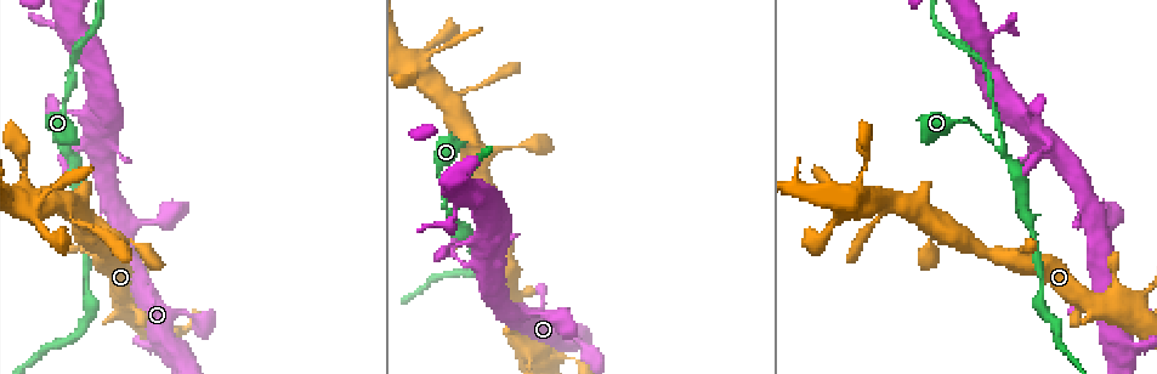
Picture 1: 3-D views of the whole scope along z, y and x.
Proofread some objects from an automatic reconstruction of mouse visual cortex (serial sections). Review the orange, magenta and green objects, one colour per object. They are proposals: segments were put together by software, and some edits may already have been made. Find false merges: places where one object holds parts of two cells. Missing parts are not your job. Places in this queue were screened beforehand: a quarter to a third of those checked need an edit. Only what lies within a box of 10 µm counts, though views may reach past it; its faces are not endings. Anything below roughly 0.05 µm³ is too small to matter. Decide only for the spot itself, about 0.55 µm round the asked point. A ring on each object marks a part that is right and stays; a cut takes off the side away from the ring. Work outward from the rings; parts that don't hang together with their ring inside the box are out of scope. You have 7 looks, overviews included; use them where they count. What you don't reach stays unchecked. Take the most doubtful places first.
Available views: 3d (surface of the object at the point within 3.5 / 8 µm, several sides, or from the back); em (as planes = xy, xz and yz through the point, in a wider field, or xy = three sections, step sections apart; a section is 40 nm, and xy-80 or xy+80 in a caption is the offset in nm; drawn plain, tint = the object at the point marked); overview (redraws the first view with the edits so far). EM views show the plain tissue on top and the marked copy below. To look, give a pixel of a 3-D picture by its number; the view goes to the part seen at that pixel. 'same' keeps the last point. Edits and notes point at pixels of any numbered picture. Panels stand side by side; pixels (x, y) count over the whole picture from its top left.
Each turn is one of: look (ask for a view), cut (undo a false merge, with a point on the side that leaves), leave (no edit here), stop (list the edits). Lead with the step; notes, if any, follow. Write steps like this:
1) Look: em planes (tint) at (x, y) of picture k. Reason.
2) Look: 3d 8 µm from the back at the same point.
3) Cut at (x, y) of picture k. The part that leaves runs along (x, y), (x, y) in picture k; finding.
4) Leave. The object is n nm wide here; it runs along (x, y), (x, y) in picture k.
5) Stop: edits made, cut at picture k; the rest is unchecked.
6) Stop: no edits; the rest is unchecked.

Look: 3d 8 µm at (1000, 151) of picture 1. Two arms in line, one across.

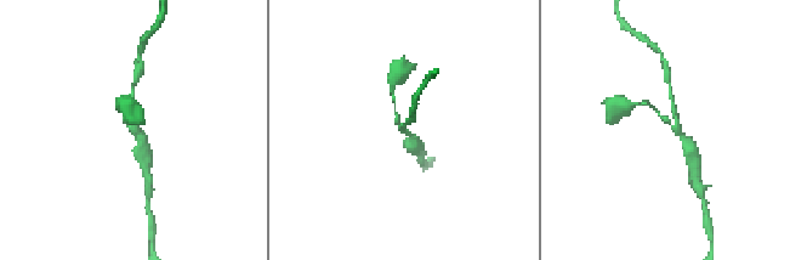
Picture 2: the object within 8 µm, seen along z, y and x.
Look: 3d 3.5 µm at the same point. Closer look.

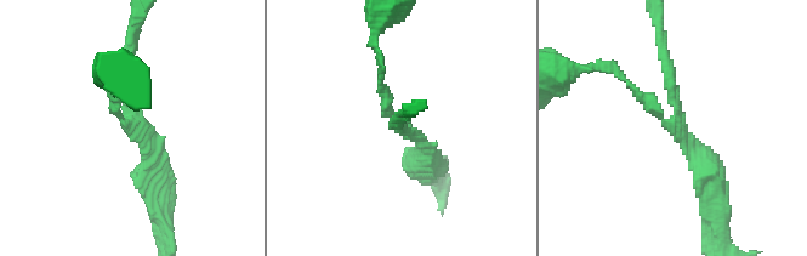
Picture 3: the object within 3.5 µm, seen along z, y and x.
Look: em xy step 3 (tint) at (674, 125) of picture 3. 3 arms meet here; the arms are 100, 150, 300 nm wide.

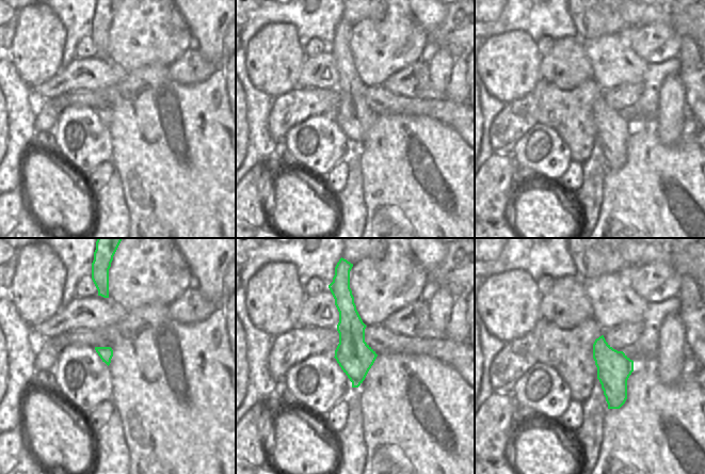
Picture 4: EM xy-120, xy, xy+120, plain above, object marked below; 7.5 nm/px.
Leave. It runs along (621, 78), (678, 130), (715, 189) in picture 3; all the same cell.

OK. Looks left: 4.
Look: 3d 3.5 µm at (1032, 233) of picture 1. A narrow waist.

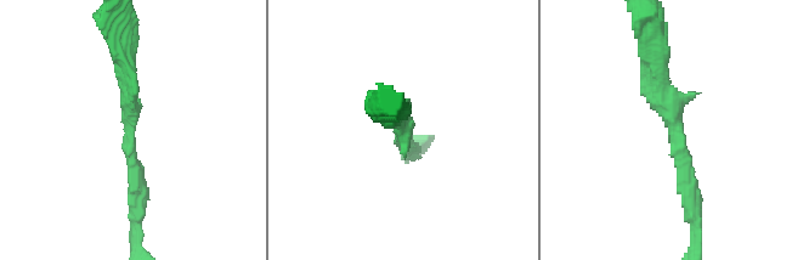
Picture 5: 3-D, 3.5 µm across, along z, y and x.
Look: em planes (tint) at (403, 131) of picture 5.

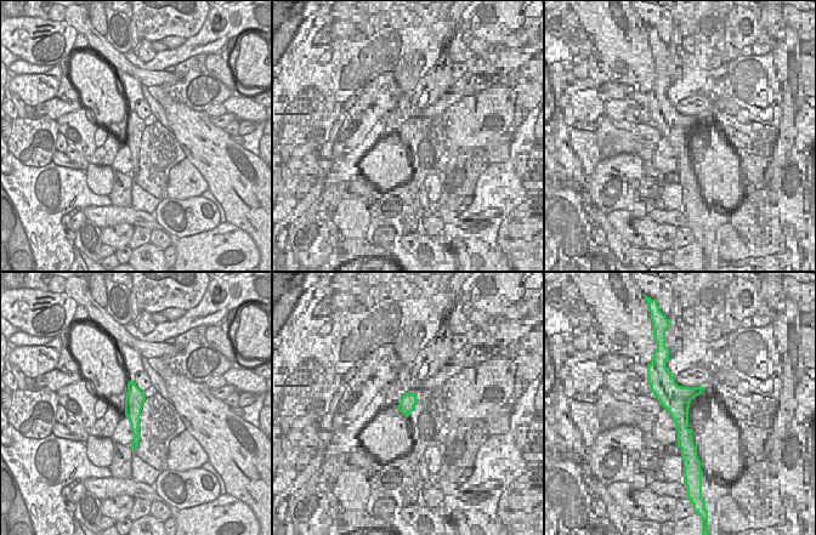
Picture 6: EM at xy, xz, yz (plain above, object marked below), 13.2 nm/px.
Look: em xy step 3 (tint) at the same point. Cut it another way.

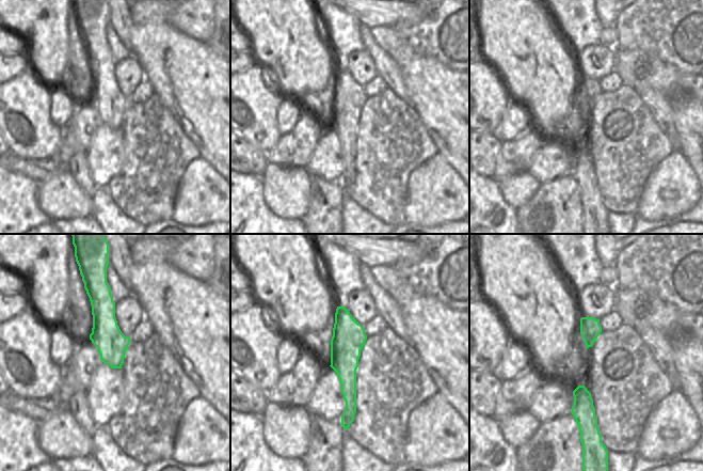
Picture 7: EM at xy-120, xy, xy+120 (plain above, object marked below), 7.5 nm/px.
Leave. One cell here.

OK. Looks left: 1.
Stop: no edits; the rest is unchecked.

